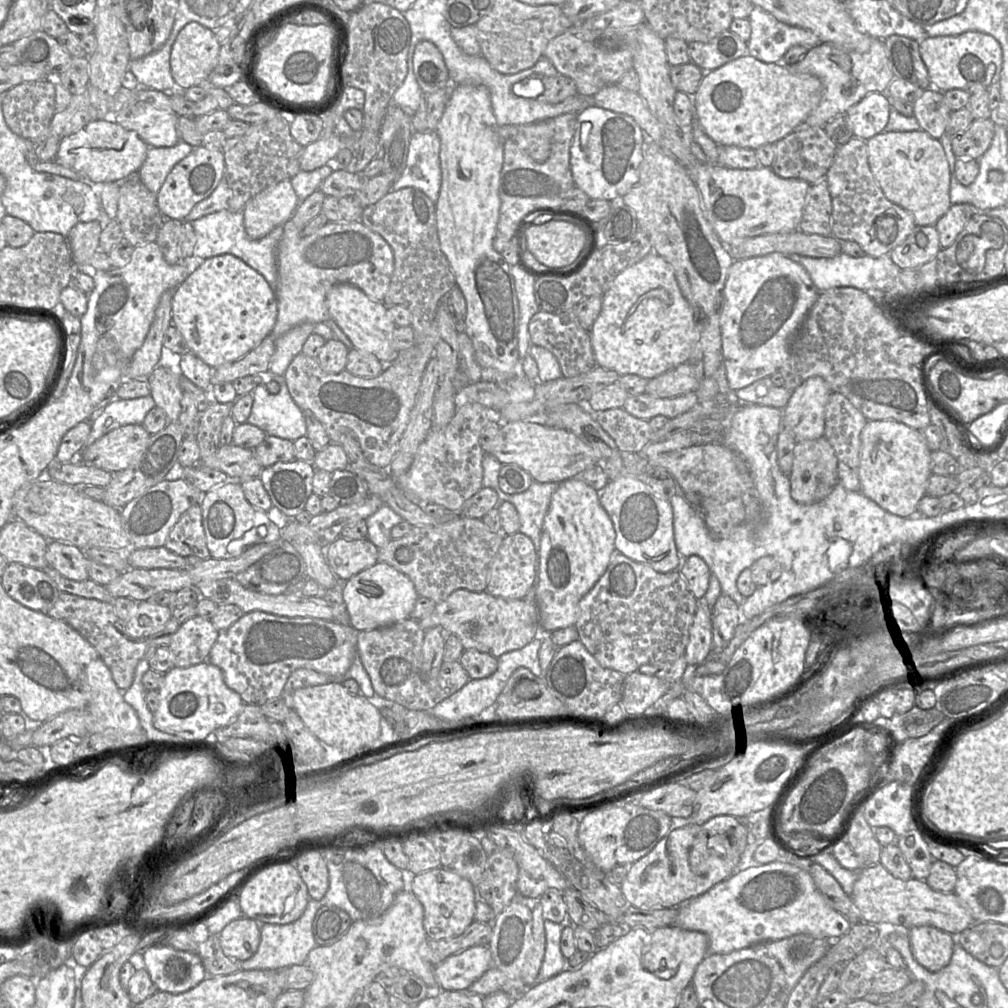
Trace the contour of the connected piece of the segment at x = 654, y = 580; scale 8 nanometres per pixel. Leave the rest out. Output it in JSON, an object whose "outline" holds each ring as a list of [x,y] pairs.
{"outline":[[[615,549],[604,574],[579,601],[579,616],[574,627],[578,639],[602,667],[626,676],[644,664],[671,662],[684,656],[697,606],[698,599],[689,591],[679,571],[657,572]]]}

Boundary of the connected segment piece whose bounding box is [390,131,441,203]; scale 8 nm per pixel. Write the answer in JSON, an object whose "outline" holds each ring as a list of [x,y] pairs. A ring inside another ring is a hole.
{"outline":[[[413,132],[410,137],[405,169],[392,184],[390,191],[413,187],[422,191],[436,203],[441,187],[440,139],[436,132]],[[417,167],[422,177],[415,177],[411,170]]]}

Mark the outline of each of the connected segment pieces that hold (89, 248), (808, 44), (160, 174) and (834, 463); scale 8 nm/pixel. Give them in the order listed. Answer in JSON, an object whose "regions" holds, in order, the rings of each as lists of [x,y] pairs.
{"regions":[[[[99,220],[79,222],[73,226],[67,236],[71,251],[72,262],[78,265],[87,264],[93,254],[99,249],[102,224]]],[[[754,6],[748,19],[752,31],[747,54],[762,62],[782,63],[786,52],[794,46],[811,50],[822,44],[812,31],[782,23],[759,6]]],[[[179,141],[173,147],[149,147],[144,163],[138,170],[141,182],[157,194],[173,167],[193,151],[193,147]]],[[[825,437],[798,441],[789,474],[791,497],[799,504],[813,504],[827,497],[838,484],[838,460]]]]}

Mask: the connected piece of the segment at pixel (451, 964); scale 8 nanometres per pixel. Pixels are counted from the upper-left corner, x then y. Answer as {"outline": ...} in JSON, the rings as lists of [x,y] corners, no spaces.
{"outline":[[[473,946],[449,956],[434,967],[434,977],[443,991],[464,991],[492,966],[488,946]]]}

